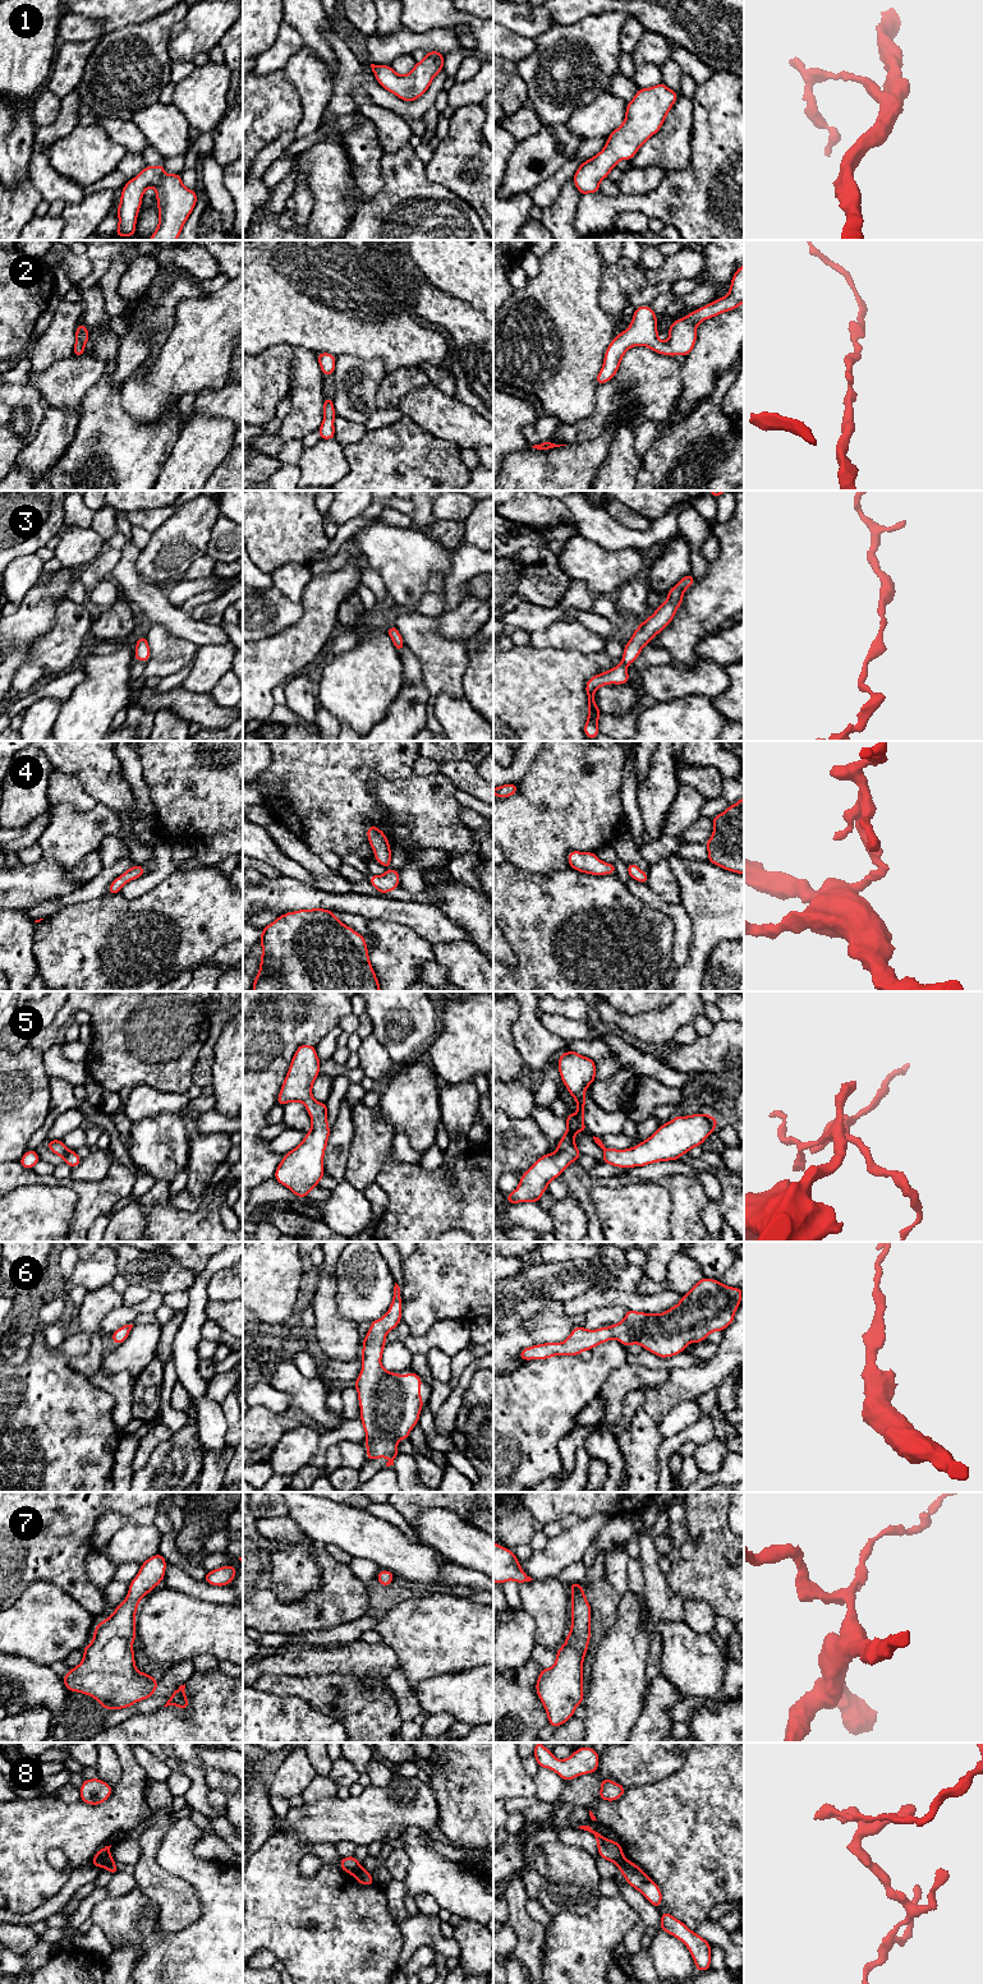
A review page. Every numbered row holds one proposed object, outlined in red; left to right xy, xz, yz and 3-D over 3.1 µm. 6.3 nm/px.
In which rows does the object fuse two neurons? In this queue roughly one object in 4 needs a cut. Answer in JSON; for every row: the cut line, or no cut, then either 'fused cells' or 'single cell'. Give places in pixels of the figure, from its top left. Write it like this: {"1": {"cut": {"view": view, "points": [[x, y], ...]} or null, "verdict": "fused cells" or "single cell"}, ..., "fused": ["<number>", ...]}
{"1": {"cut": null, "verdict": "single cell"}, "2": {"cut": null, "verdict": "single cell"}, "3": {"cut": null, "verdict": "single cell"}, "4": {"cut": null, "verdict": "single cell"}, "5": {"cut": null, "verdict": "single cell"}, "6": {"cut": null, "verdict": "single cell"}, "7": {"cut": null, "verdict": "single cell"}, "8": {"cut": {"view": "xz", "points": [[361, 1867], [353, 1876]]}, "verdict": "fused cells"}, "fused": ["8"]}

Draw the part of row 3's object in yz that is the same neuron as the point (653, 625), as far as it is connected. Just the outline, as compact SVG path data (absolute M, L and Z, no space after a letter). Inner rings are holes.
M688 574L675 586L672 586L666 593L667 600L662 603L644 622L640 622L637 630L634 630L631 639L624 645L621 663L606 672L592 676L587 681L585 692L588 698L588 718L583 727L587 738L596 740L600 733L598 719L601 712L598 709L598 704L593 700L594 692L602 685L629 683L630 676L626 667L639 657L644 645L647 645L656 635L671 623L677 608L683 604L684 591L694 583L695 580L693 575Z

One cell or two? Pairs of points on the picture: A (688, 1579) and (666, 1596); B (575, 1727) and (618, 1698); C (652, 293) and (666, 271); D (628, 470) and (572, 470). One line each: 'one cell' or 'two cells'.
A: two cells
B: two cells
C: two cells
D: two cells

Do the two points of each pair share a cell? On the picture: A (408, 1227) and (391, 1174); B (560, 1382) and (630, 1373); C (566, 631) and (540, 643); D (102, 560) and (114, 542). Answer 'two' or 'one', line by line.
A: one
B: two
C: one
D: two

